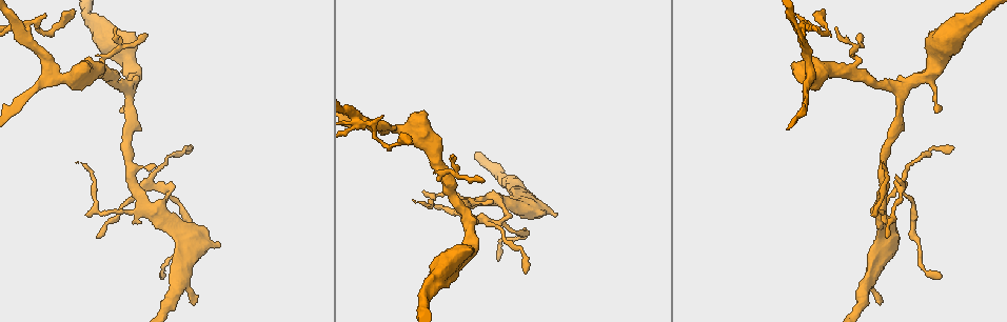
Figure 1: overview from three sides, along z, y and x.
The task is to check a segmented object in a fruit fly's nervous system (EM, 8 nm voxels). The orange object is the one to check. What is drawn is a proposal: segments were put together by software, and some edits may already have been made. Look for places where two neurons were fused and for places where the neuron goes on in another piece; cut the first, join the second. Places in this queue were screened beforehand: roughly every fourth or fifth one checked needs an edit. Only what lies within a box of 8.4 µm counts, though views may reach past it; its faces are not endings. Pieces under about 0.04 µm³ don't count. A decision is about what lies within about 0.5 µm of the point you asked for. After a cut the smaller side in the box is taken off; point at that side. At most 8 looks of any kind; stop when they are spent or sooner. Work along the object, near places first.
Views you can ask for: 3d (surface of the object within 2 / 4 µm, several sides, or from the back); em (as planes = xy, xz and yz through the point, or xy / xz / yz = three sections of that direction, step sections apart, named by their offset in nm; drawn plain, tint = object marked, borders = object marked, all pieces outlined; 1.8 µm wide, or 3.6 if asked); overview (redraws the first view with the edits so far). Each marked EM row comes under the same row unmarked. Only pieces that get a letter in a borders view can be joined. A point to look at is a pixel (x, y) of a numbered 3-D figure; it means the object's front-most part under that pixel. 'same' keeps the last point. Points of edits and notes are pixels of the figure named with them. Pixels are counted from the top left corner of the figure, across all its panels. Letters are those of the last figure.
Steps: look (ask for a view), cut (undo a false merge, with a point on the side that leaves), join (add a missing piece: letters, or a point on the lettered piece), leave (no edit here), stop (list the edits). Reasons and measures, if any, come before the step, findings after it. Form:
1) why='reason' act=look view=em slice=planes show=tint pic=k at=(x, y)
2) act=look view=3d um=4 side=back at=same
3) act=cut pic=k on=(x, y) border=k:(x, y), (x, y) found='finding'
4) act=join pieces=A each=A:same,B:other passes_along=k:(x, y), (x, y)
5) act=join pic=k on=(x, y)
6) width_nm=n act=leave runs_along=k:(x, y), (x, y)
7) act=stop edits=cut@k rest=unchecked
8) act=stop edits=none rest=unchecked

why='a fork' act=look view=em slice=planes show=borders pic=1 at=(526, 206)

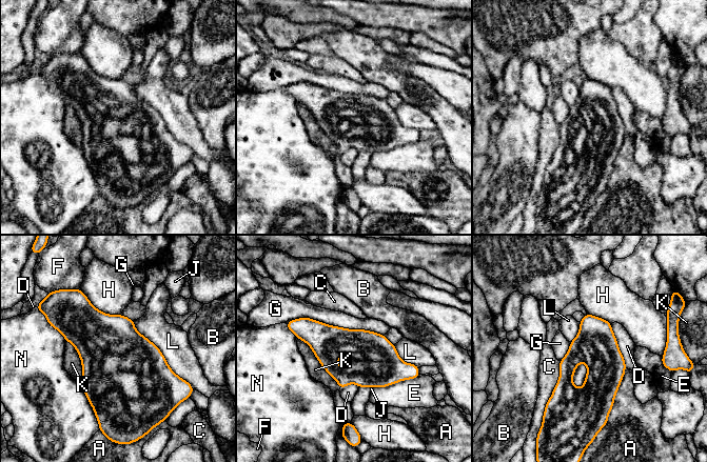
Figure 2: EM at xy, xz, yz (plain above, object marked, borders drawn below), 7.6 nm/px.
act=leave each=A:other,B:other,C:other,D:other,E:other,F:other,G:other,H:other,J:other,K:other,L:other,N:other runs_along=2:(295, 330), (415, 368) found='continuous, no second neuron'

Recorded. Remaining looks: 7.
why='thin end' act=look view=em slice=xz step=16 show=tint pic=1 at=(162, 276)

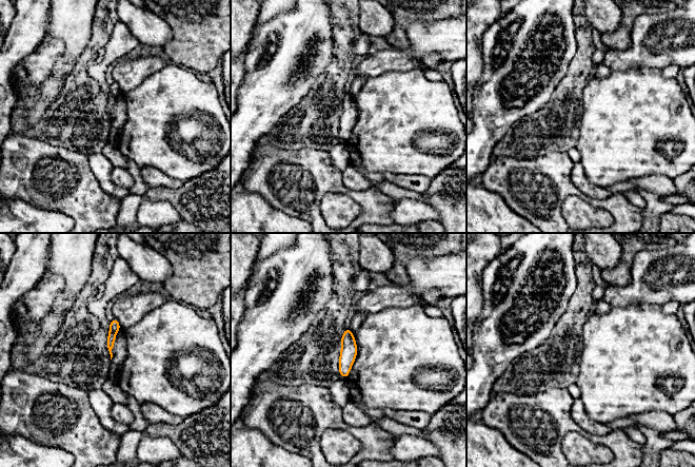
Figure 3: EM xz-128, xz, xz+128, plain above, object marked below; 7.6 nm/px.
act=look view=em slice=planes show=tint at=same

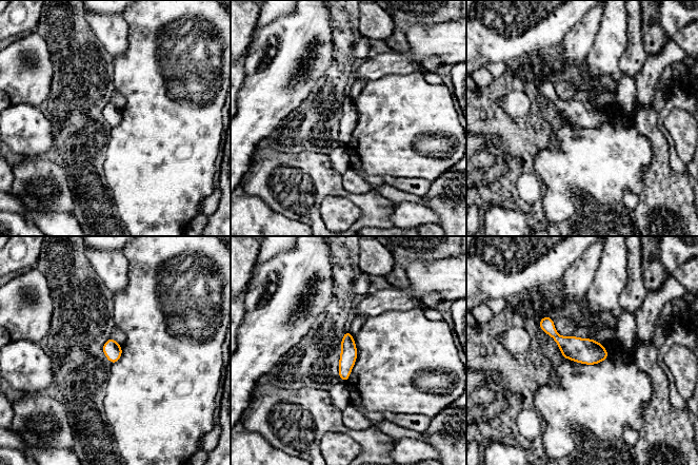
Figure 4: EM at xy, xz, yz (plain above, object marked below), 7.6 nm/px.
why='what lies round it' act=look view=em slice=planes show=borders at=same

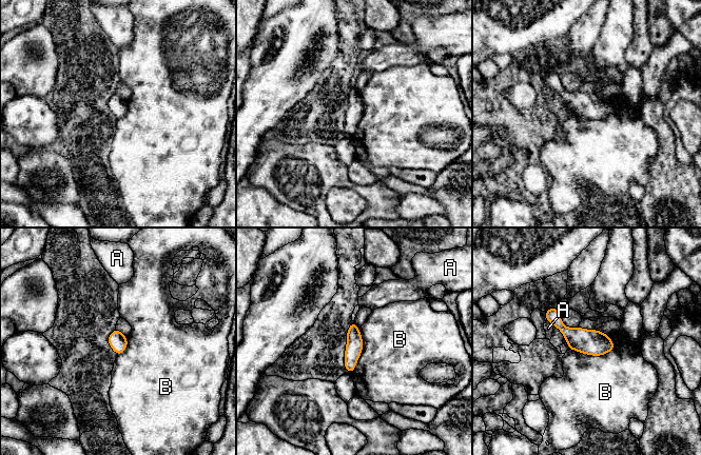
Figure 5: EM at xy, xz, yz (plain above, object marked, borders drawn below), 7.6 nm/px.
width_nm=130 act=leave each=A:other,B:other border=5:(615, 344), (600, 355), (570, 348) found='no lettered piece goes on from it'

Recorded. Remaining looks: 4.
why='thin end' act=look view=em slice=planes show=borders pic=1 at=(525, 272)

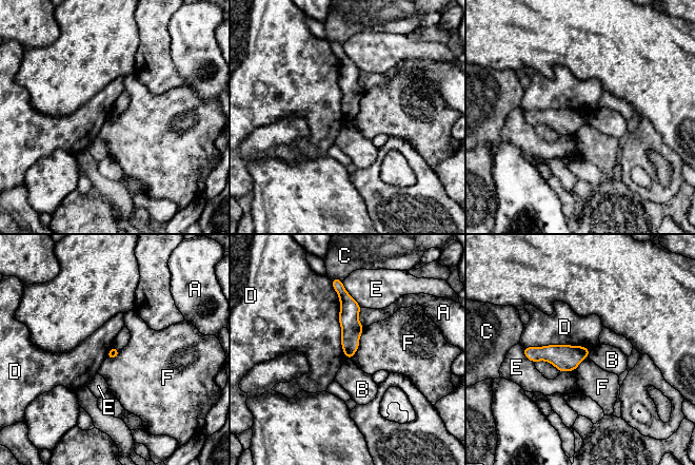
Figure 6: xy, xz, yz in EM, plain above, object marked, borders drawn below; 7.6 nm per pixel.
width_nm=80 act=leave each=A:other,B:other,C:other,D:other,E:other,F:other border=6:(331, 281), (346, 357) found='no lettered piece goes on from it'

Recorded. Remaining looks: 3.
act=stop edits=none rest=unchecked

